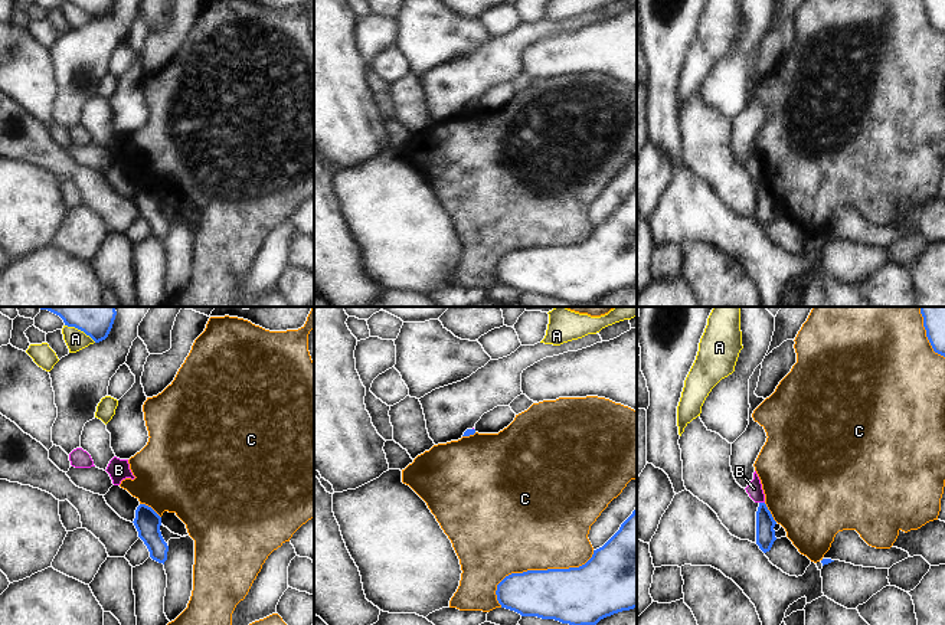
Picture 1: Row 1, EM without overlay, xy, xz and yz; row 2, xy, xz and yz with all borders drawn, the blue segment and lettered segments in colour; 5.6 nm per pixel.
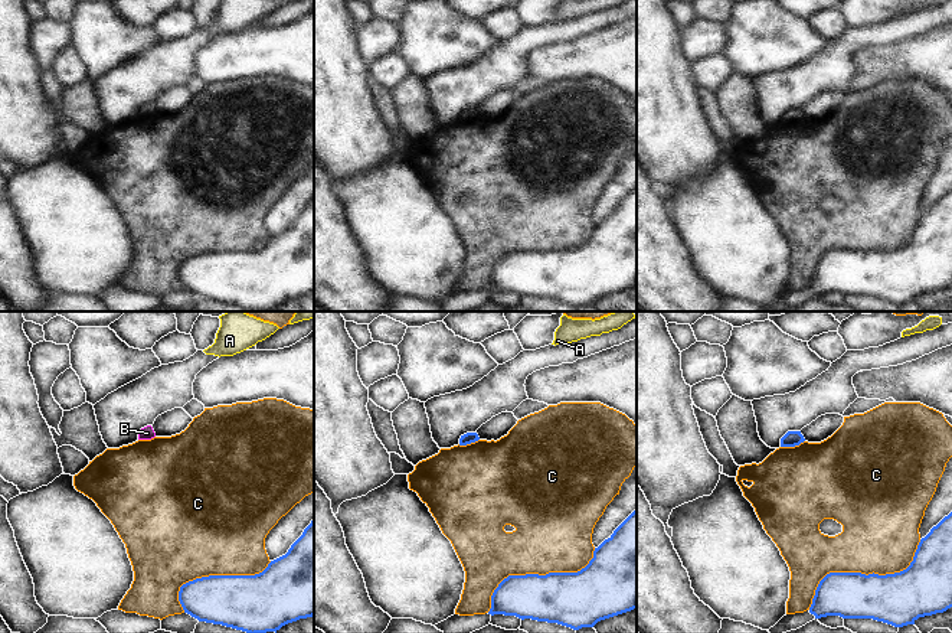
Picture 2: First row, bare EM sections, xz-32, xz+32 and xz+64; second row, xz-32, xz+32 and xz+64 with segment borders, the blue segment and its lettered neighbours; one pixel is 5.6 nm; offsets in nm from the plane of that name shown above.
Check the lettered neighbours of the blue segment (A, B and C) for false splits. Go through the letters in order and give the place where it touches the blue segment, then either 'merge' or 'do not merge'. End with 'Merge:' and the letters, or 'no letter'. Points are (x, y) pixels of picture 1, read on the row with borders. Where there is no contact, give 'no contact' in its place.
A: meets blue in xy at (81, 330); do not merge
B: meets blue in yz at (762, 503); do not merge
C: meets blue in xz at (538, 570); do not merge
Merge: no letter

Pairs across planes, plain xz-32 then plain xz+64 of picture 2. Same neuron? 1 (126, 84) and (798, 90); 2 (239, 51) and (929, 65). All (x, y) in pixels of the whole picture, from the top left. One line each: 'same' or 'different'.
1: same
2: same

